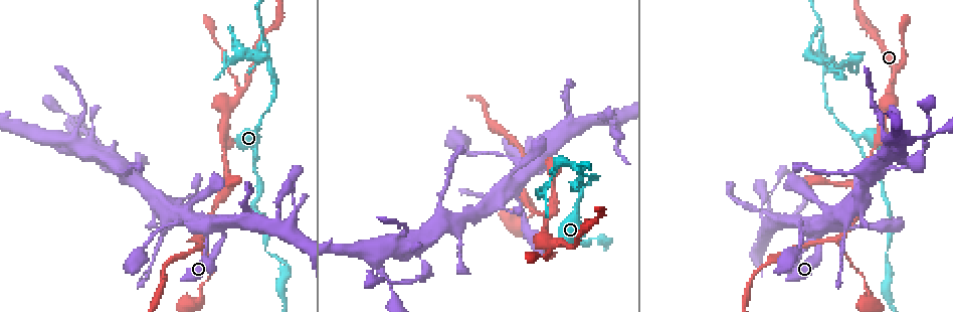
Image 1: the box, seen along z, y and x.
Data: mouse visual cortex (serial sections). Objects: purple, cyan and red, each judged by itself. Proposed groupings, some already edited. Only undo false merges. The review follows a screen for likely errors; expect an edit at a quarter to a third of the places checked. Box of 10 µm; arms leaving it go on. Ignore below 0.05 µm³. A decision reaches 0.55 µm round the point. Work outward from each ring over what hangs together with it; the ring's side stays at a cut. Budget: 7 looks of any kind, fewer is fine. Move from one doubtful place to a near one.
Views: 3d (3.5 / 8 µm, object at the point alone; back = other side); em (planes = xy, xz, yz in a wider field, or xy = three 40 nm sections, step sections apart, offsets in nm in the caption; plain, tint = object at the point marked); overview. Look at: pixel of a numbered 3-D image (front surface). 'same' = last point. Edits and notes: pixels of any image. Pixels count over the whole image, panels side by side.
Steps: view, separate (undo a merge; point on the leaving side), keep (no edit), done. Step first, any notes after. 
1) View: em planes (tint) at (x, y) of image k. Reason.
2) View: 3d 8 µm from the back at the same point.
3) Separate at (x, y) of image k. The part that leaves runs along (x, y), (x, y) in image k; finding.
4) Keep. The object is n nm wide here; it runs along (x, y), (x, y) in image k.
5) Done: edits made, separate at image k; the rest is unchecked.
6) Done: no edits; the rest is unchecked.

View: 3d 3.5 µm at (240, 91) of image 1. Abrupt turn.

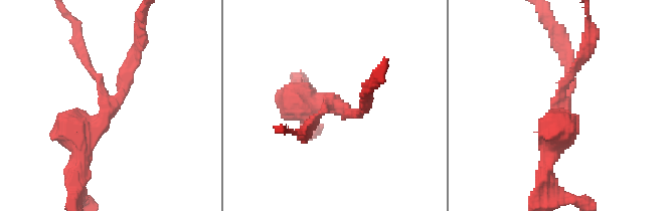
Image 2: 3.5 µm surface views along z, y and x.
View: em xy step 1 (tint) at (337, 107) of image 2. 3 arms meet here; the arms are 100, 150, 400 nm wide.

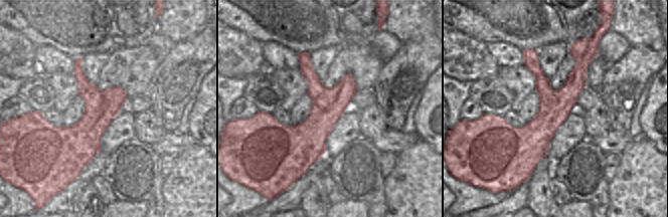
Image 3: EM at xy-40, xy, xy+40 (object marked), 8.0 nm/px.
Keep. It runs along (592, 56), (529, 133), (489, 118) in image 3; one cell here.

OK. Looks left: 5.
View: 3d 3.5 µm at (270, 57) of image 1. A fork.

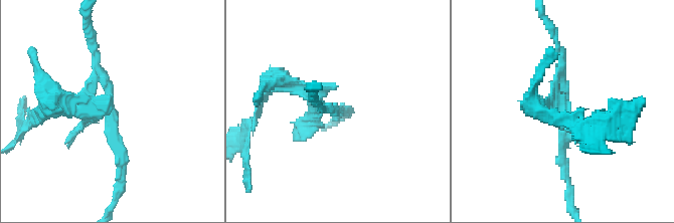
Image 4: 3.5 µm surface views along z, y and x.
View: em xy step 5 (tint) at (111, 114) of image 4.

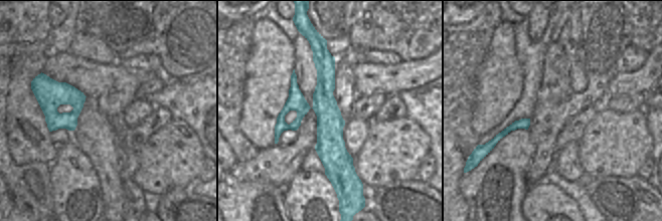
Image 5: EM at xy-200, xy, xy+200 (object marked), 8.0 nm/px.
Separate at (288, 84) of image 4. The part that leaves runs along (98, 109), (54, 97), (33, 116) in image 4; a second cell is stuck on.

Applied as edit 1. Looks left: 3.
View: 3d 3.5 µm at (551, 214) of image 1. Three arms meet.

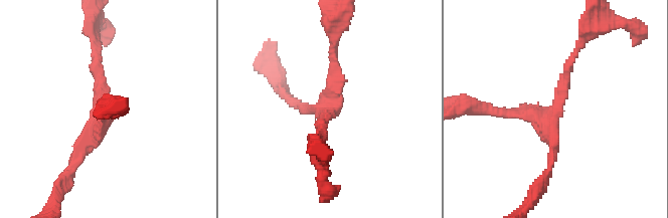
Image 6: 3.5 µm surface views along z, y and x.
View: em xy step 5 (tint) at (557, 107) of image 6. 3 arms meet here; the arms are 100, 150, 150 nm wide; need the tissue.

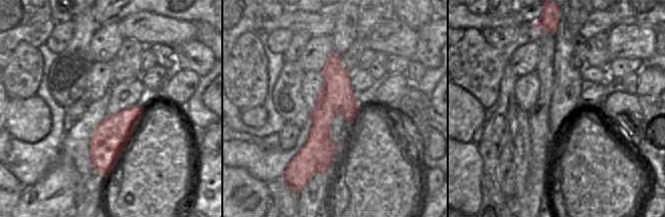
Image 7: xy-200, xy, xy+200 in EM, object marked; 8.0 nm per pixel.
Keep. It runs along (336, 56), (312, 169) in image 7; one cell here.

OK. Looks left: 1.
Done: edits made, separate at image 4; the rest is unchecked.

